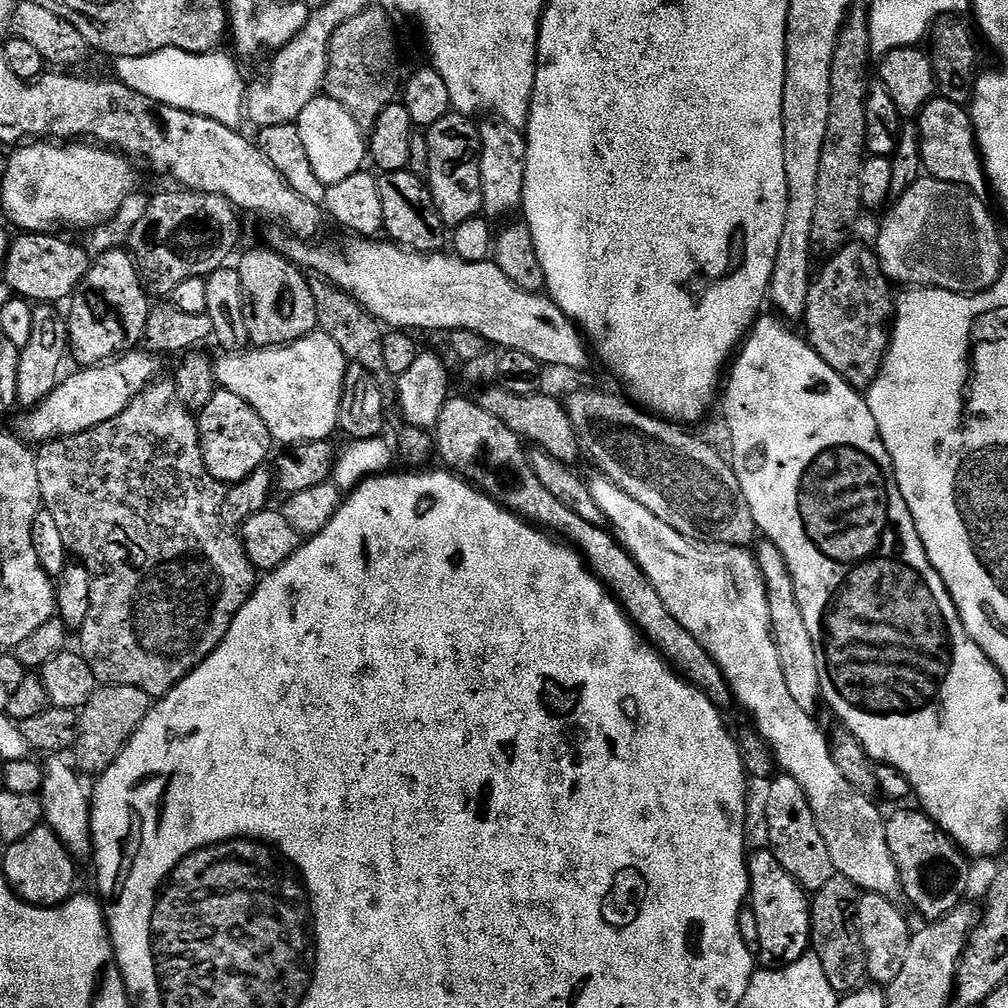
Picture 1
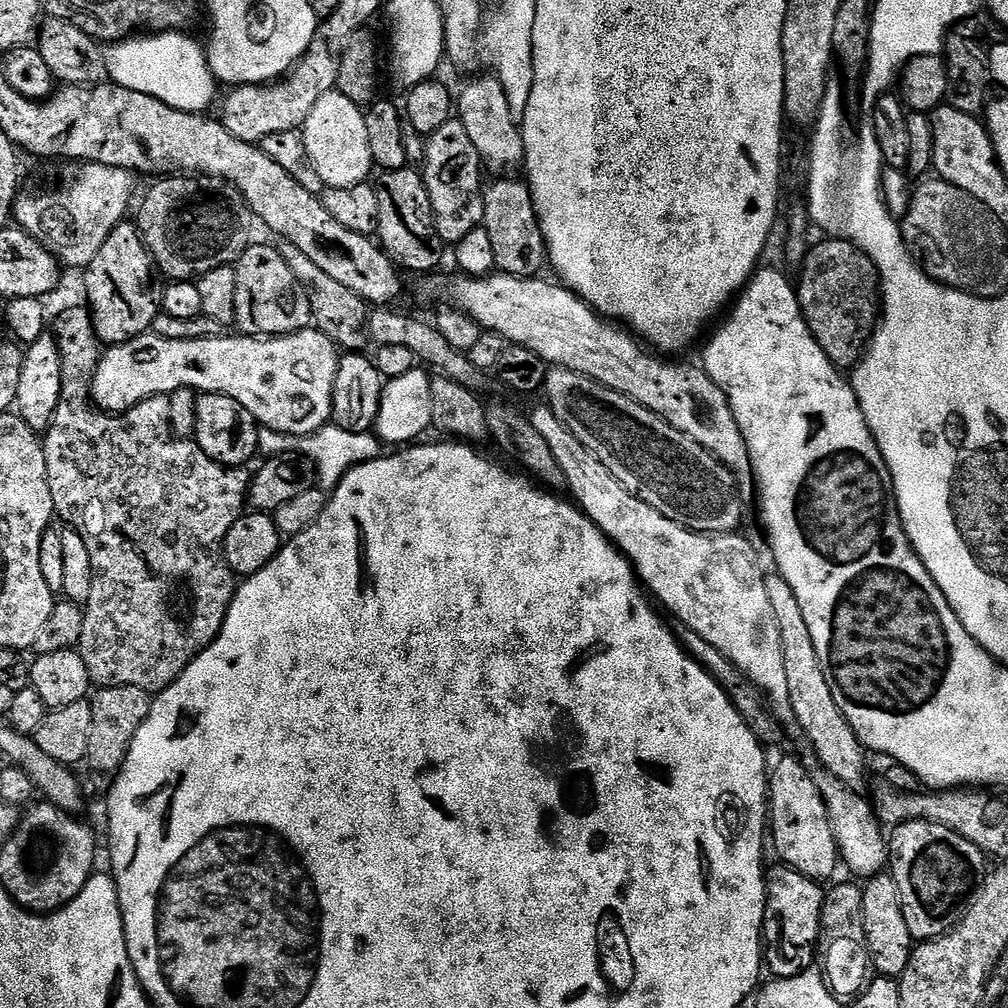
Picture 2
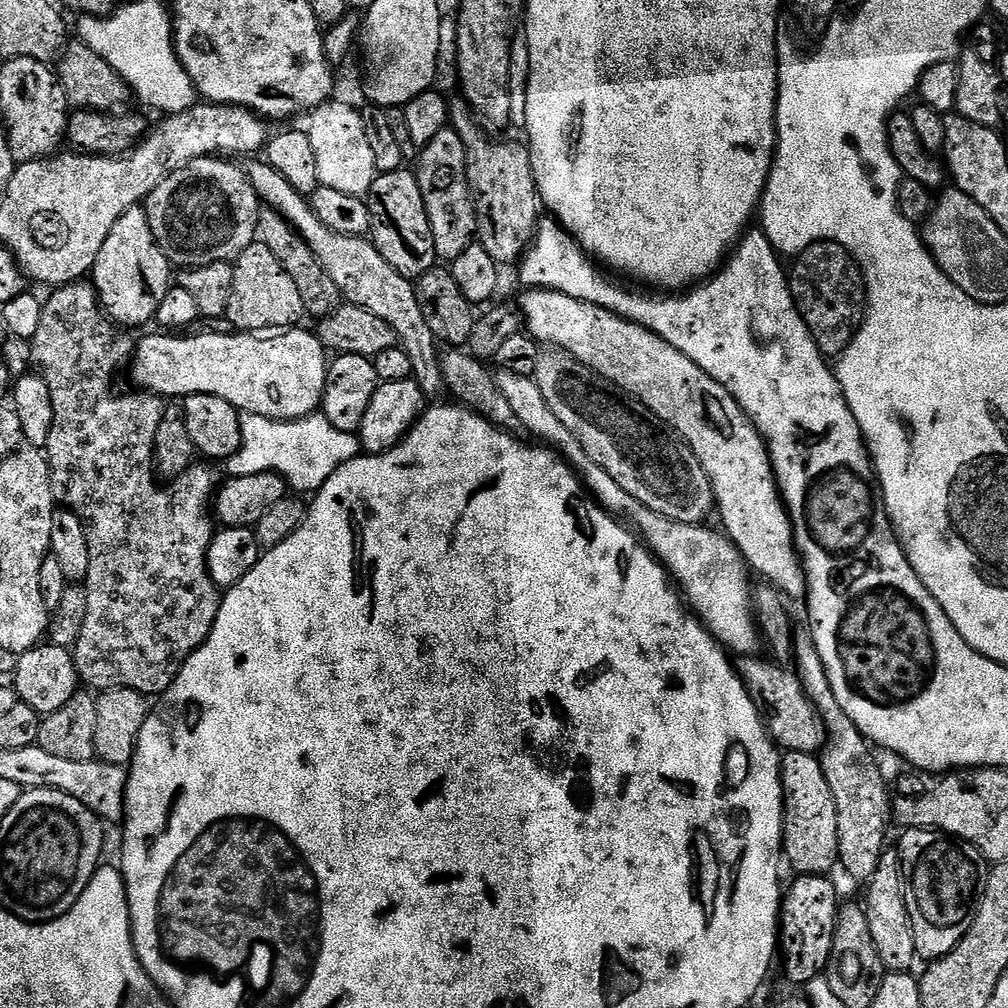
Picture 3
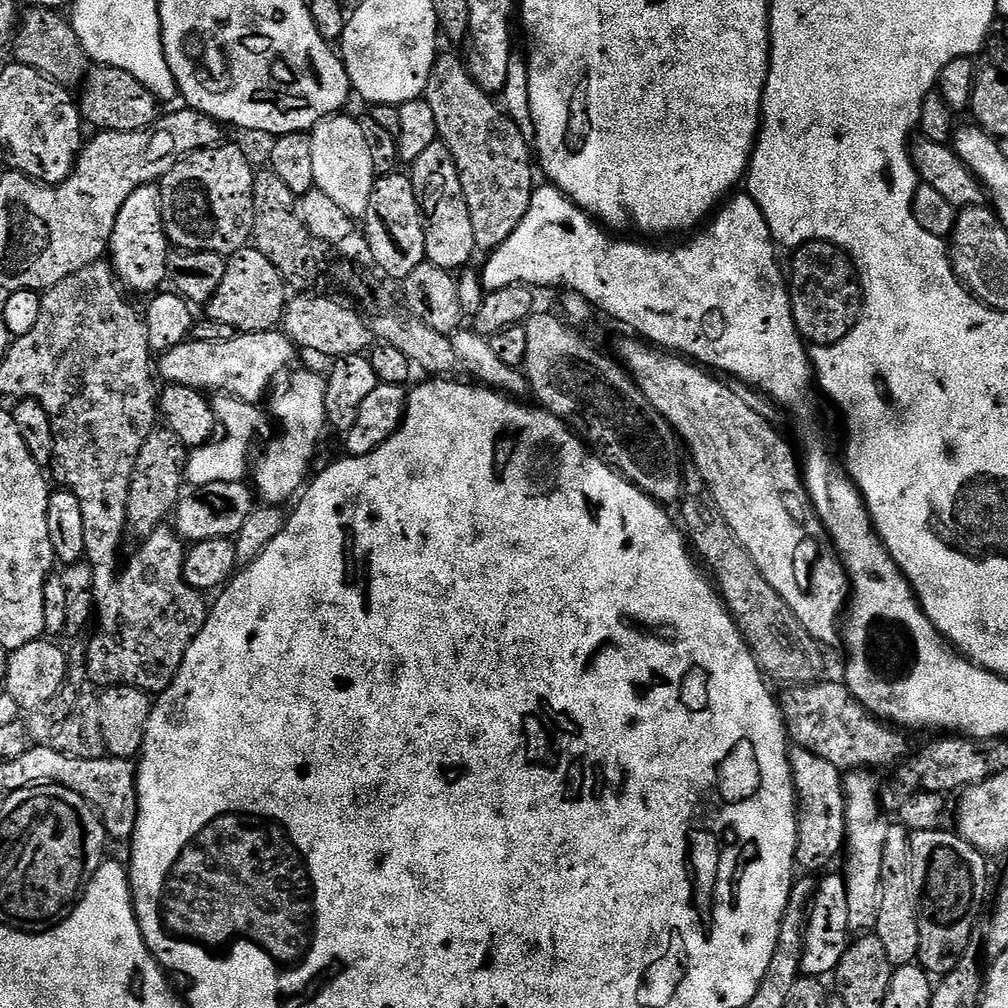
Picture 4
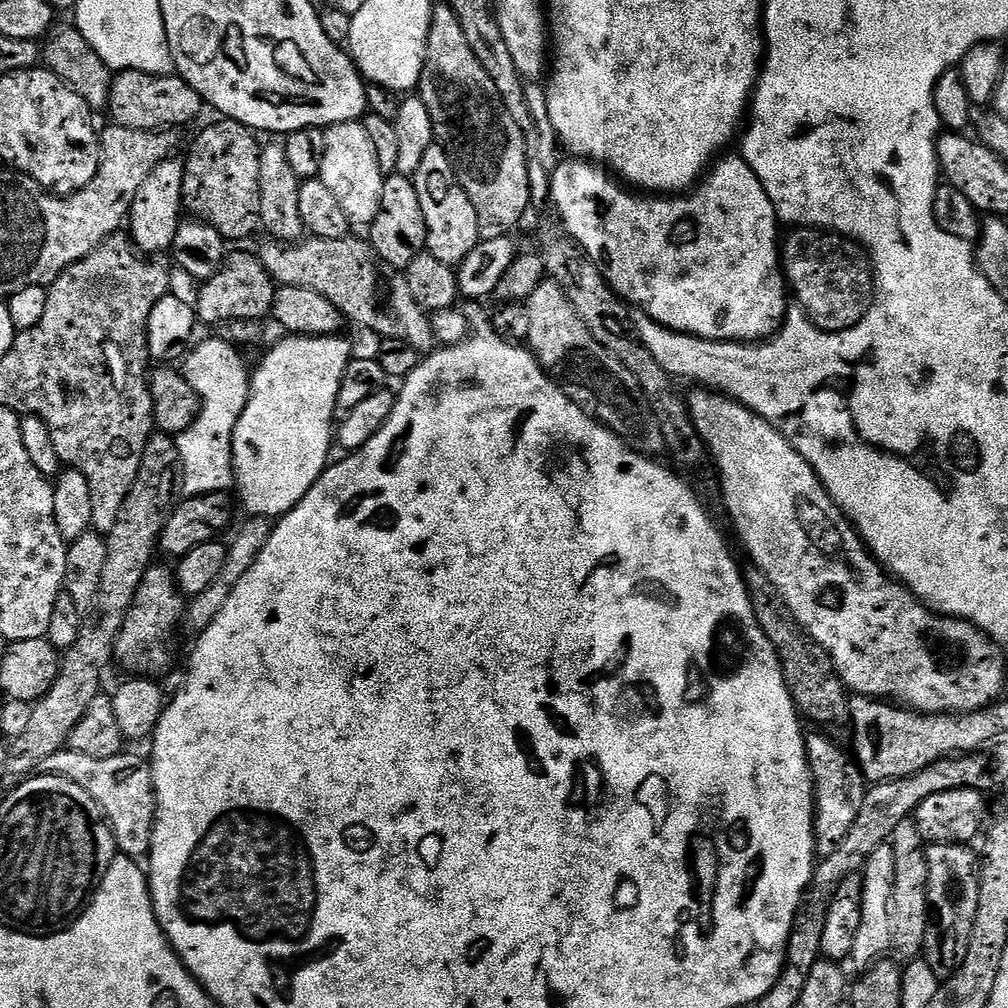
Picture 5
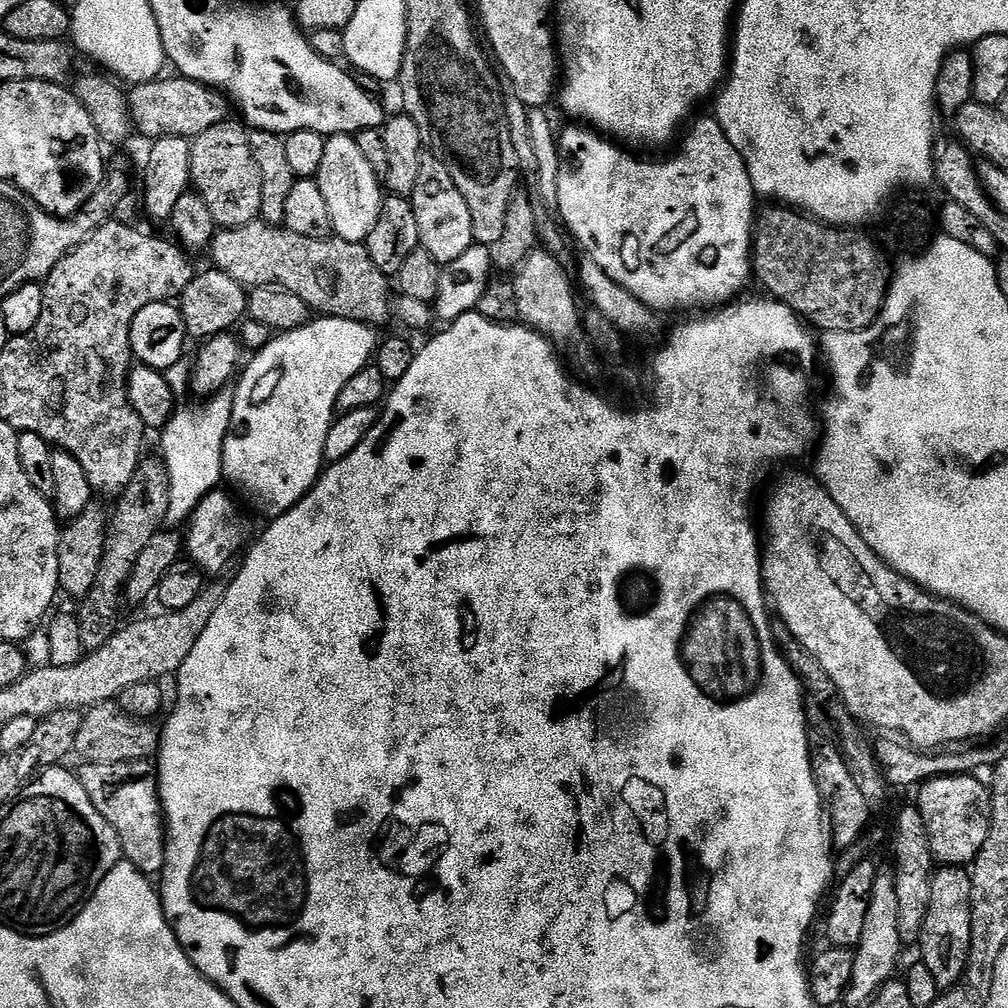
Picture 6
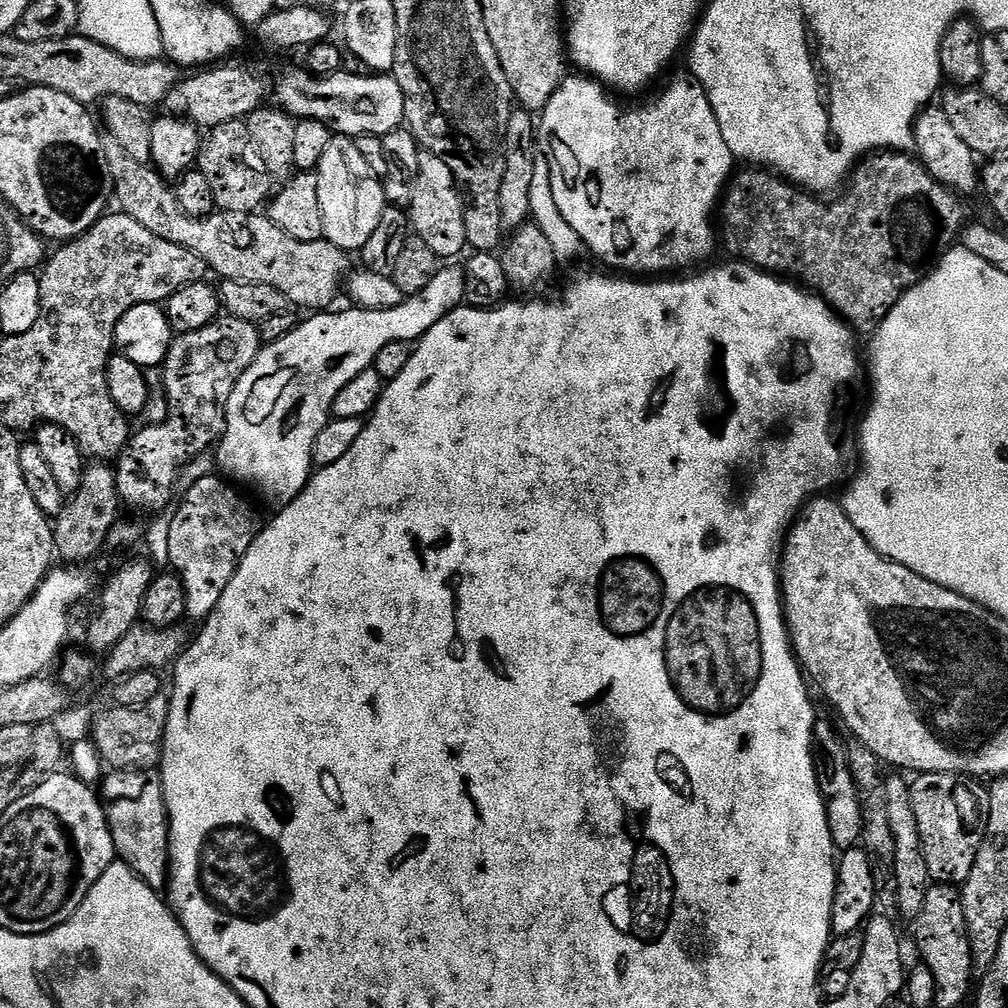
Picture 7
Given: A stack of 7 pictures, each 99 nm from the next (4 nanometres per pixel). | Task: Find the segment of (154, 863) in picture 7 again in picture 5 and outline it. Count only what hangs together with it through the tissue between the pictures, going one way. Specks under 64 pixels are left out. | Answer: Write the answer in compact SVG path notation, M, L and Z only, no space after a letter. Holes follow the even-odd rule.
M65 746L46 758L43 771L50 776L64 776L82 786L86 794L100 808L112 827L116 847L123 855L133 858L147 857L152 850L152 828L156 824L156 791L152 781L152 765L140 756L121 754L114 758L89 758Z

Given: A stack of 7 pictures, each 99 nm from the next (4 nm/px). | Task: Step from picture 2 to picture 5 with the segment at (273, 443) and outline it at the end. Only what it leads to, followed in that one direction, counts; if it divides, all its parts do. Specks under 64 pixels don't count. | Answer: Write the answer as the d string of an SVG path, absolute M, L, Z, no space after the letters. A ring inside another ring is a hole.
M209 338L183 357L182 375L200 400L200 413L185 432L175 439L178 476L185 497L228 492L234 484L232 439L234 426L248 405L250 370L240 358L241 349L225 340Z

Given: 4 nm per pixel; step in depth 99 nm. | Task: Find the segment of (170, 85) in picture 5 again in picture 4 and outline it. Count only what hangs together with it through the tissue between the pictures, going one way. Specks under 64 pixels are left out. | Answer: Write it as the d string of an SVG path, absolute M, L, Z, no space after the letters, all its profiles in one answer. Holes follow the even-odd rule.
M109 64L89 67L78 91L80 91L80 96L78 92L78 107L83 123L85 125L93 124L93 129L102 132L137 132L143 128L149 128L162 112L161 101L153 92L146 90L146 86L142 86L142 82L138 82L138 78L134 78L134 74L130 74L126 70L118 70Z

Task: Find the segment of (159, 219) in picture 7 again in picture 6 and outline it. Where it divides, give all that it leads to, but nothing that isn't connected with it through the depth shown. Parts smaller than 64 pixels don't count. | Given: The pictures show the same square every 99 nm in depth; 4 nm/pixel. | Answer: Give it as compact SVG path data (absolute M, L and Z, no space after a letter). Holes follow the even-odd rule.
M263 222L220 228L212 239L211 263L238 283L254 288L285 288L298 294L313 313L381 326L390 320L389 277L374 266L364 244L339 238L302 238L289 228Z

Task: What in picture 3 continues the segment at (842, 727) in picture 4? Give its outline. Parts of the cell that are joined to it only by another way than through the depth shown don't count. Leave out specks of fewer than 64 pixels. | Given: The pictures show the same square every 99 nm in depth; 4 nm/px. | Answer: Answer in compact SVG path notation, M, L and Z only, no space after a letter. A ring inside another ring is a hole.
M756 654L737 655L734 667L746 686L773 744L784 752L819 753L826 739L824 723L820 711L806 694L802 682L791 667L781 666L768 658L759 660L760 658Z

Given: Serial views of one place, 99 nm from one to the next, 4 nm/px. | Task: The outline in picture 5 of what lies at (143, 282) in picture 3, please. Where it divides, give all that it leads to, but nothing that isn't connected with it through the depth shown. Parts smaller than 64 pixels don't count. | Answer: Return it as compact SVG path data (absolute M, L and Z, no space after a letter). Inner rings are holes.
M169 158L154 166L154 170L150 170L149 176L146 177L146 182L138 186L138 194L134 194L134 202L128 211L126 228L127 231L132 231L131 243L141 254L167 253L174 242L174 234L182 223L184 160L176 159Z

